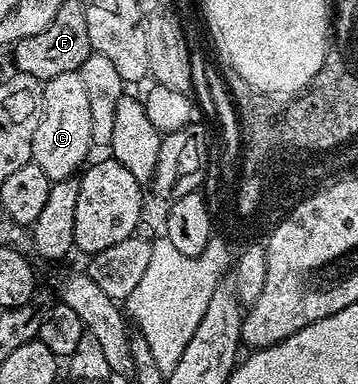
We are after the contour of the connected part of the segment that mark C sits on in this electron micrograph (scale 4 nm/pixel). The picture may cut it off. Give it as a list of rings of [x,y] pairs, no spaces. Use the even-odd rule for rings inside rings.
[[[69,72],[45,81],[42,93],[44,114],[40,126],[36,126],[36,138],[32,138],[32,163],[40,166],[51,182],[68,180],[87,163],[86,155],[92,152],[92,109],[88,107],[88,90],[77,72]]]

